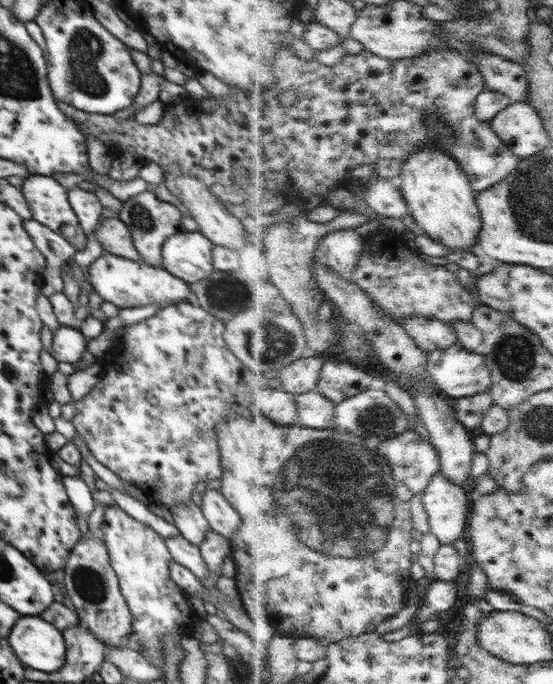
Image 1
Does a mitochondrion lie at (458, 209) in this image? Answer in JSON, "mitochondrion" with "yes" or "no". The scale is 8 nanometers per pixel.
{"mitochondrion":"no"}

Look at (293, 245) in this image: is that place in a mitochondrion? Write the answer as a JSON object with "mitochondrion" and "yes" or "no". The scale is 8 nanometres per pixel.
{"mitochondrion":"no"}

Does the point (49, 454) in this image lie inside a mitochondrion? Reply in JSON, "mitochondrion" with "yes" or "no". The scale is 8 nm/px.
{"mitochondrion":"no"}

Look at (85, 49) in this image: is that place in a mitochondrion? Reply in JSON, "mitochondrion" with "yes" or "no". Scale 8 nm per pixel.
{"mitochondrion":"yes"}

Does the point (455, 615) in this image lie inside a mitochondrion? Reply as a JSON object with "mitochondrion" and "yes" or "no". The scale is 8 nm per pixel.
{"mitochondrion":"no"}

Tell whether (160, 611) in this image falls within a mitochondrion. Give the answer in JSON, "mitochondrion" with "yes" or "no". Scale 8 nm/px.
{"mitochondrion":"no"}

